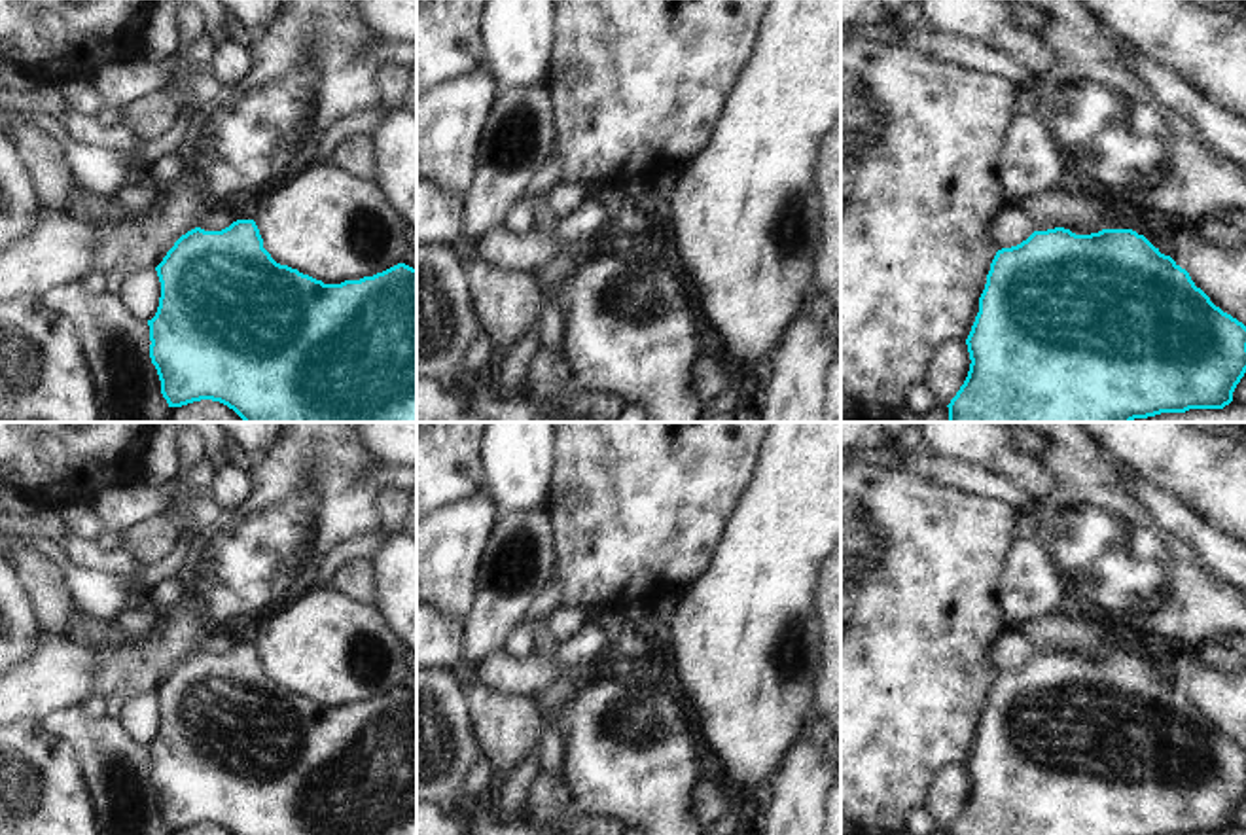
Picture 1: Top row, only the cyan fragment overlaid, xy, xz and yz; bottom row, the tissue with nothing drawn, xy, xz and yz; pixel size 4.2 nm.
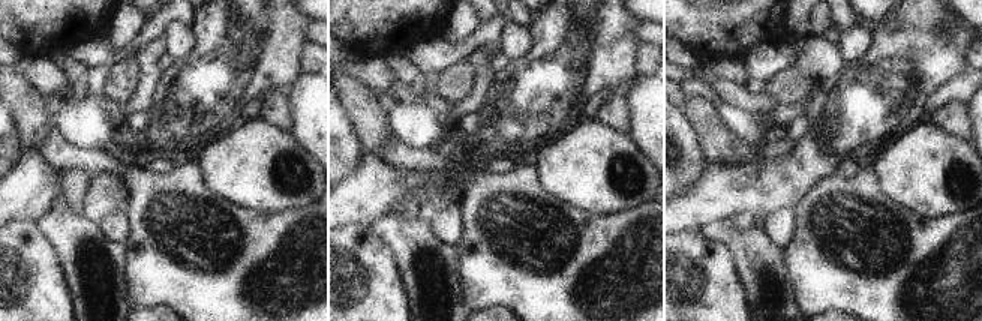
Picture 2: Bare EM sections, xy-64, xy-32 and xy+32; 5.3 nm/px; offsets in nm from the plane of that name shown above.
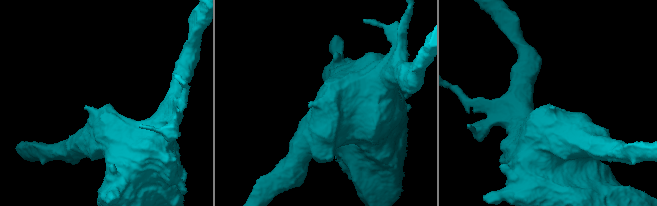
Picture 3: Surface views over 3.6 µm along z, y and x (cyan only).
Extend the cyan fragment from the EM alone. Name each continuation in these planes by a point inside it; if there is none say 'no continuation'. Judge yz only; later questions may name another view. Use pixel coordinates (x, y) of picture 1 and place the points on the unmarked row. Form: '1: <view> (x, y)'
no continuation

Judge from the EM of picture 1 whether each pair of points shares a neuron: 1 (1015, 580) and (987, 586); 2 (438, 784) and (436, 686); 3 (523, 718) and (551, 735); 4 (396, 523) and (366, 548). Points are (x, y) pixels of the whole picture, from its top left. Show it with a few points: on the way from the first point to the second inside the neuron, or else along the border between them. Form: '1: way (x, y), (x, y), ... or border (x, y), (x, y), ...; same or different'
1: border (1017, 542), (1002, 576), (1006, 625); different
2: way (436, 760), (436, 710); same
3: border (546, 724), (538, 743); different
4: border (383, 525), (392, 532); different

